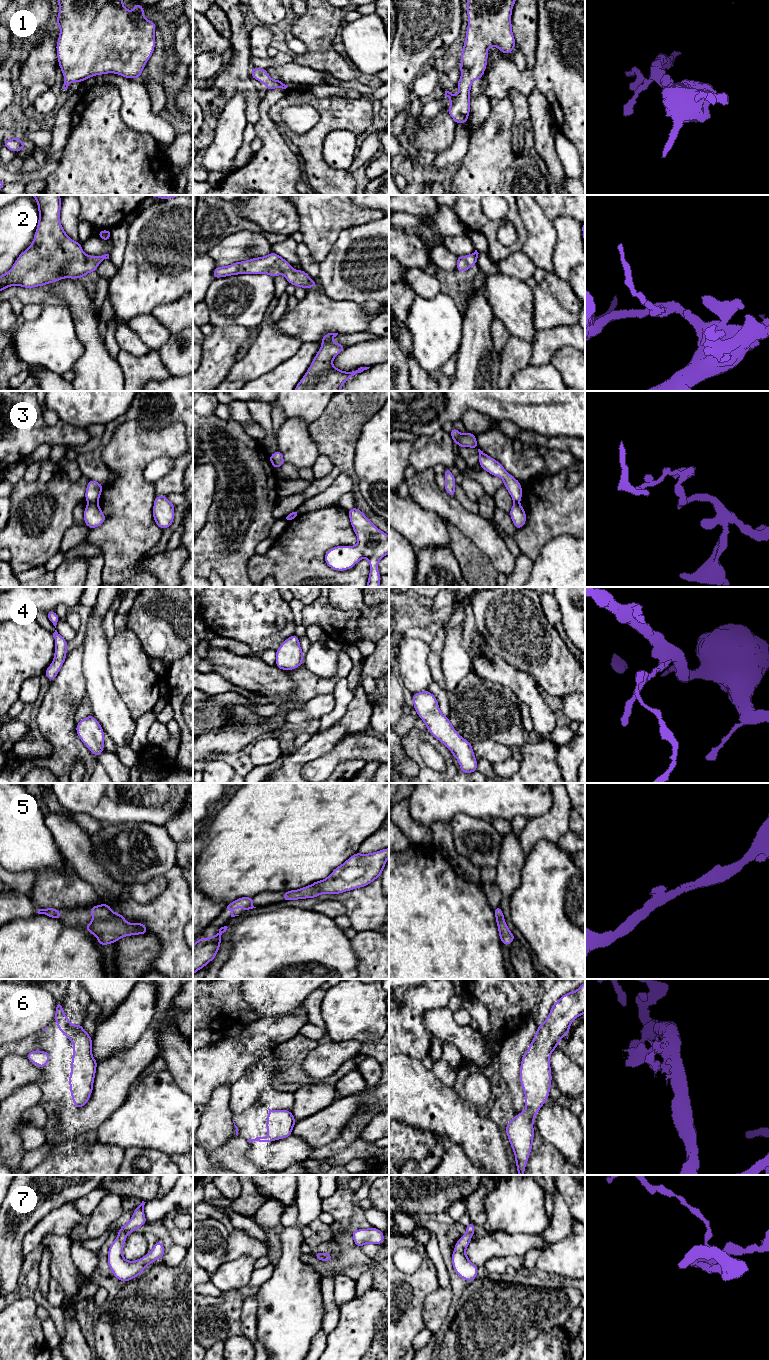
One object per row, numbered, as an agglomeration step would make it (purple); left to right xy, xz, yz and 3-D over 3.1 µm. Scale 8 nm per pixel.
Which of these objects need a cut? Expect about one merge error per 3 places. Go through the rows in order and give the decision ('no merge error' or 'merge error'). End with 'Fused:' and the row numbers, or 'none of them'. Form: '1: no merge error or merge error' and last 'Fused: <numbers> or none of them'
1: no merge error
2: no merge error
3: merge error
4: no merge error
5: no merge error
6: no merge error
7: no merge error
Fused: 3

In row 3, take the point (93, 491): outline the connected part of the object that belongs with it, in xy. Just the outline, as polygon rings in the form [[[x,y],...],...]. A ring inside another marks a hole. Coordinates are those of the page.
[[[89,479],[85,492],[86,501],[88,503],[97,502],[100,498],[102,490],[103,490],[102,484]]]

